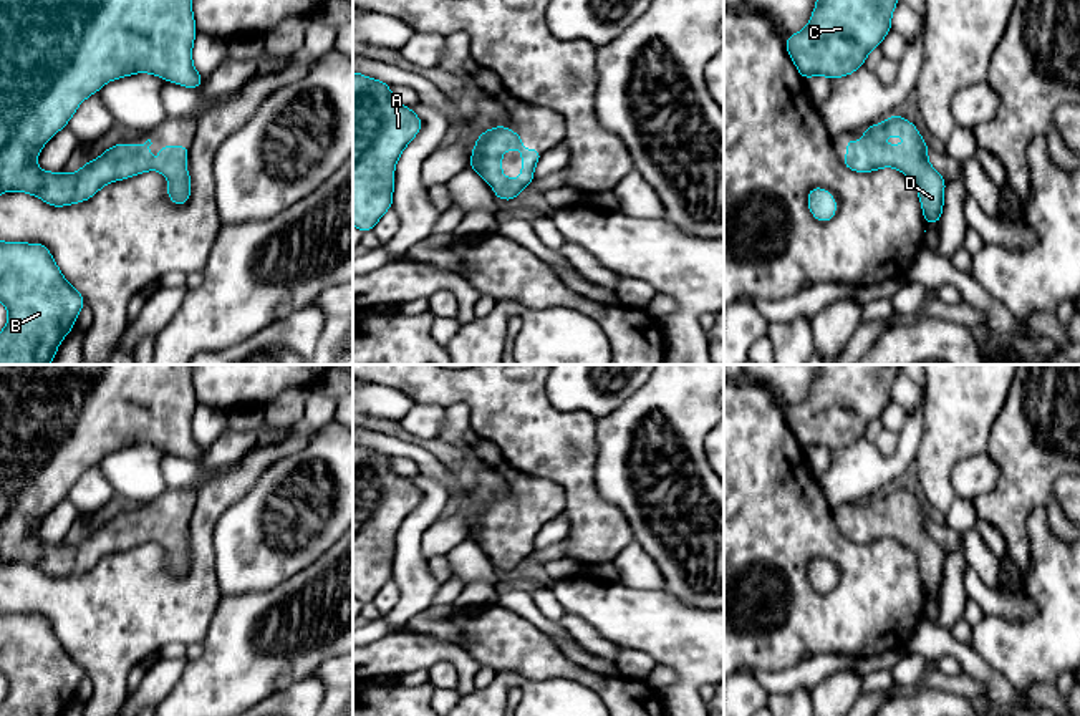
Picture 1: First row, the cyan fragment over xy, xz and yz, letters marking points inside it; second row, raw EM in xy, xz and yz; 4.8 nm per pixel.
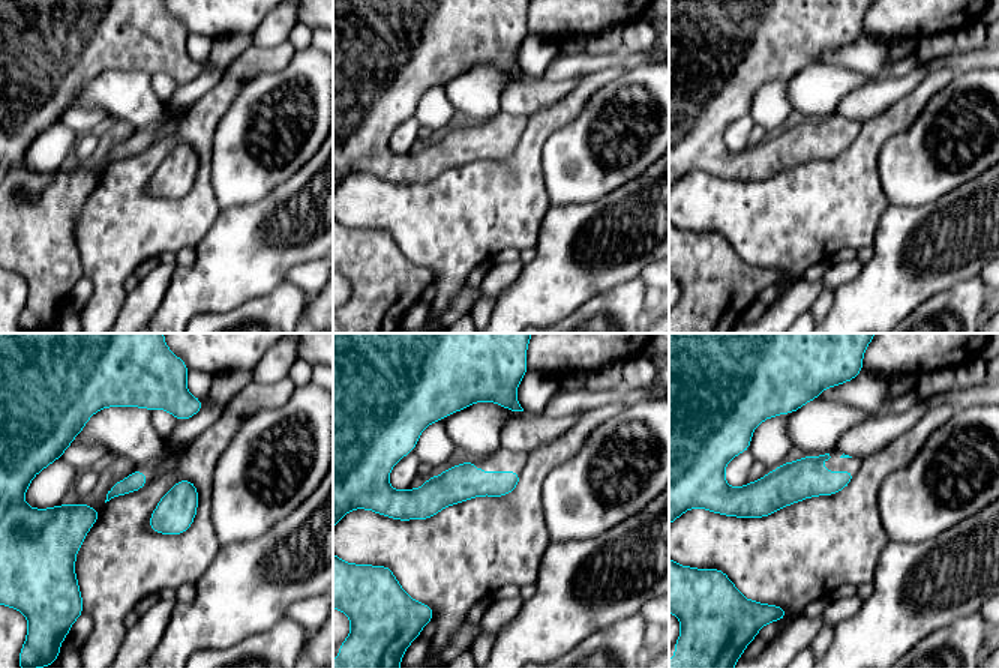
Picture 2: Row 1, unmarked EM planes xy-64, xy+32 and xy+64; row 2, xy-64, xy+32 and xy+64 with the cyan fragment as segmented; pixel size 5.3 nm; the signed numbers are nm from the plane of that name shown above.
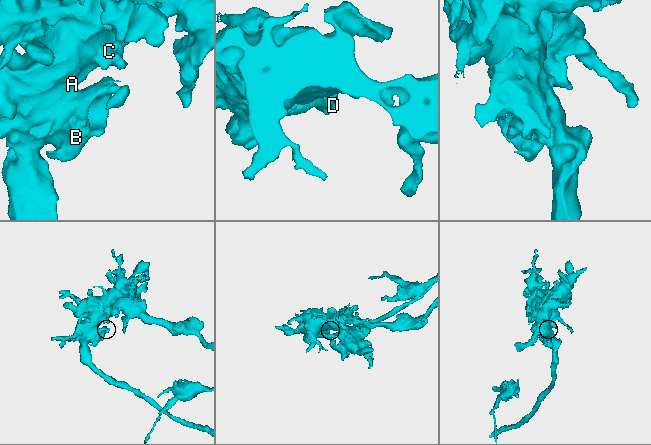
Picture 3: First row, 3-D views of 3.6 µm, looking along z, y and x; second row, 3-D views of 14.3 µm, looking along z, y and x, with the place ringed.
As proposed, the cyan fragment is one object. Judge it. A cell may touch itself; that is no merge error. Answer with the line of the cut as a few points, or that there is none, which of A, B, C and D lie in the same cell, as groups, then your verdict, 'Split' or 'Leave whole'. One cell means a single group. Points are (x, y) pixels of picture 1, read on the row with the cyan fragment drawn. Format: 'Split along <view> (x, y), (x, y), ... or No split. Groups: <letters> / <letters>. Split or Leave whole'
No split. Groups: A B C D. Leave whole

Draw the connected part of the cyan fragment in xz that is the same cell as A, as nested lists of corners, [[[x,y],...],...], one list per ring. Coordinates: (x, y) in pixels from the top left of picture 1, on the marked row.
[[[353,71],[353,225],[363,234],[393,207],[394,166],[422,121],[391,94],[391,86]]]

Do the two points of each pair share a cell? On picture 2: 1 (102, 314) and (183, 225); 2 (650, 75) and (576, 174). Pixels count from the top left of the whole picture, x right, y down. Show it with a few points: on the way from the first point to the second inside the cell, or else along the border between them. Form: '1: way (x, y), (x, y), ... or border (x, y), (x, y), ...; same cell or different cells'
1: way (110, 287), (111, 278), (156, 233); same cell
2: way (620, 92), (599, 105), (585, 129), (585, 144); same cell

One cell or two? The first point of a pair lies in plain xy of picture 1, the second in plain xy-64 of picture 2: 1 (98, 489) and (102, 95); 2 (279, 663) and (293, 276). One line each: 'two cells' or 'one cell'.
1: two cells
2: two cells

